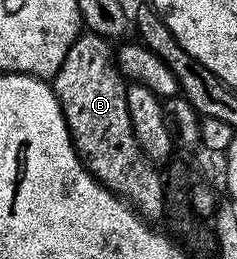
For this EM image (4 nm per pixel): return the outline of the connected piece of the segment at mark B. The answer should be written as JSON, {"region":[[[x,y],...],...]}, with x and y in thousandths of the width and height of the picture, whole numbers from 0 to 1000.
{"region":[[[376,127],[333,131],[329,154],[304,174],[304,189],[287,189],[287,220],[270,220],[270,251],[253,251],[253,266],[228,286],[219,332],[262,409],[262,432],[278,456],[278,479],[295,502],[312,571],[329,579],[329,602],[342,606],[346,625],[363,633],[363,645],[397,676],[397,687],[422,695],[460,737],[477,737],[481,749],[502,753],[511,768],[527,768],[603,846],[620,853],[667,853],[650,846],[679,849],[700,811],[700,710],[692,703],[692,676],[679,656],[662,660],[662,653],[650,649],[662,645],[654,618],[629,614],[629,606],[603,591],[595,560],[574,544],[574,514],[557,514],[557,467],[540,452],[540,390],[532,386],[540,320],[536,309],[519,305],[515,278],[498,270],[489,197],[473,178],[468,154],[439,147],[435,135],[388,135]]]}

